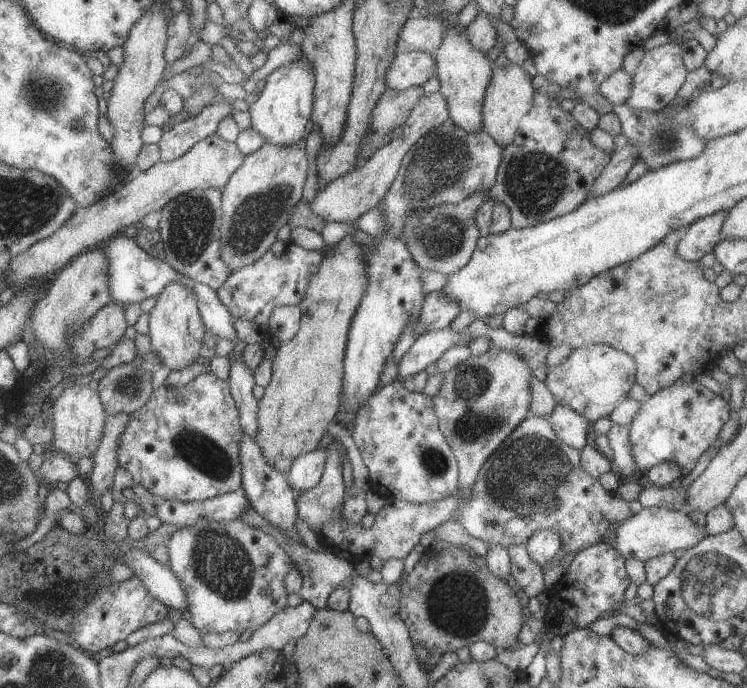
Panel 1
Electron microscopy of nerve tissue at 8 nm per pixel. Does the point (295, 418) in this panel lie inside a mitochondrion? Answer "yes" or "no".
no

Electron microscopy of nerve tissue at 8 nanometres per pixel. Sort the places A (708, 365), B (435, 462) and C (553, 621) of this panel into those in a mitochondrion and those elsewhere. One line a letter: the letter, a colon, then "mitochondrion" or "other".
A: other
B: mitochondrion
C: other

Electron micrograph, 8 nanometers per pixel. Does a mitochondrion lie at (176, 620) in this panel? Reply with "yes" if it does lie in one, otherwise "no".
no

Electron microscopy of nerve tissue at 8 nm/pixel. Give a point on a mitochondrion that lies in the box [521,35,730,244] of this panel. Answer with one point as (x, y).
(662, 142)

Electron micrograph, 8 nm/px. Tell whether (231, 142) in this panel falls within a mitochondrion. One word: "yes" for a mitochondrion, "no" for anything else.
no

